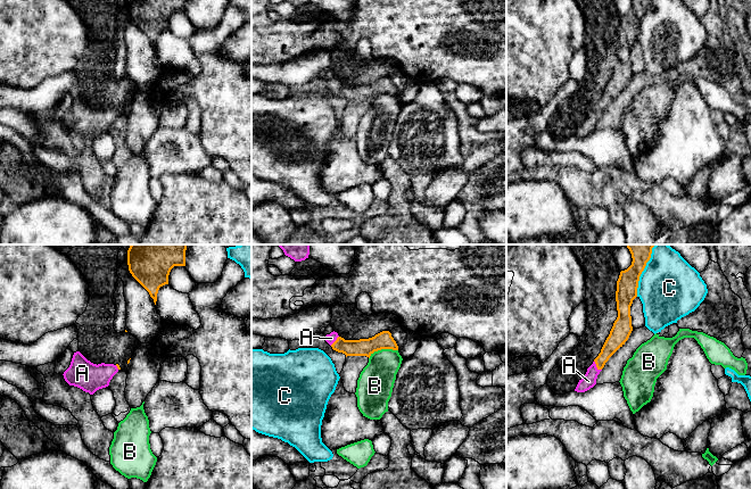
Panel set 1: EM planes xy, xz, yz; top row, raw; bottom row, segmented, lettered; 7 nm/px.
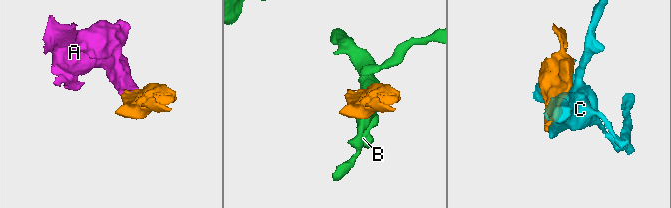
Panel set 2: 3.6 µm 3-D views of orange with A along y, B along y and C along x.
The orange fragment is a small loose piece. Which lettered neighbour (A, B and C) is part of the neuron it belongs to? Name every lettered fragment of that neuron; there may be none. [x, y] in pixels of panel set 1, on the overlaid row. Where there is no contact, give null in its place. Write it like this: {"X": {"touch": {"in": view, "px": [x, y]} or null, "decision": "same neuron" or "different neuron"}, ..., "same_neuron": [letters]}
{"A": {"touch": {"in": "yz", "px": [596, 366]}, "decision": "same neuron"}, "B": {"touch": {"in": "xz", "px": [382, 348]}, "decision": "different neuron"}, "C": {"touch": {"in": "yz", "px": [643, 270]}, "decision": "different neuron"}, "same_neuron": ["A"]}

